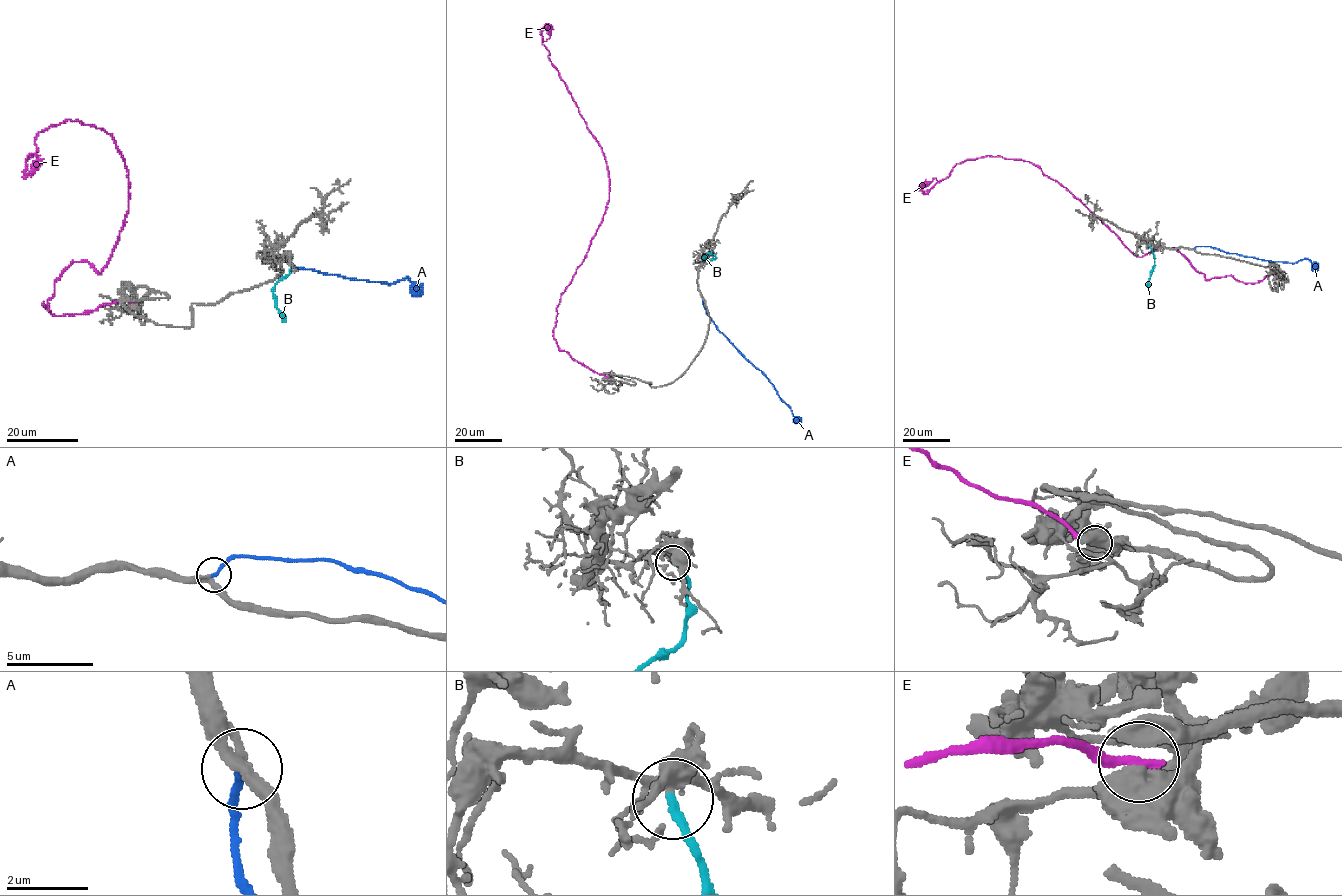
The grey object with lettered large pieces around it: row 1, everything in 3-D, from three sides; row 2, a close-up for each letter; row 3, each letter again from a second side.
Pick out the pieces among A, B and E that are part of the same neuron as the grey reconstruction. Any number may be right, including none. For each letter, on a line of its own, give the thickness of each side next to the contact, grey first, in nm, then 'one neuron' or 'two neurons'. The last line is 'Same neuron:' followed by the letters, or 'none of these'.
A: 360 nm thick on the grey side, 200 nm on the other; one neuron
B: 360 nm thick on the grey side, 240 nm on the other; two neurons
E: 650 nm thick on the grey side, 260 nm on the other; two neurons
Same neuron: A

